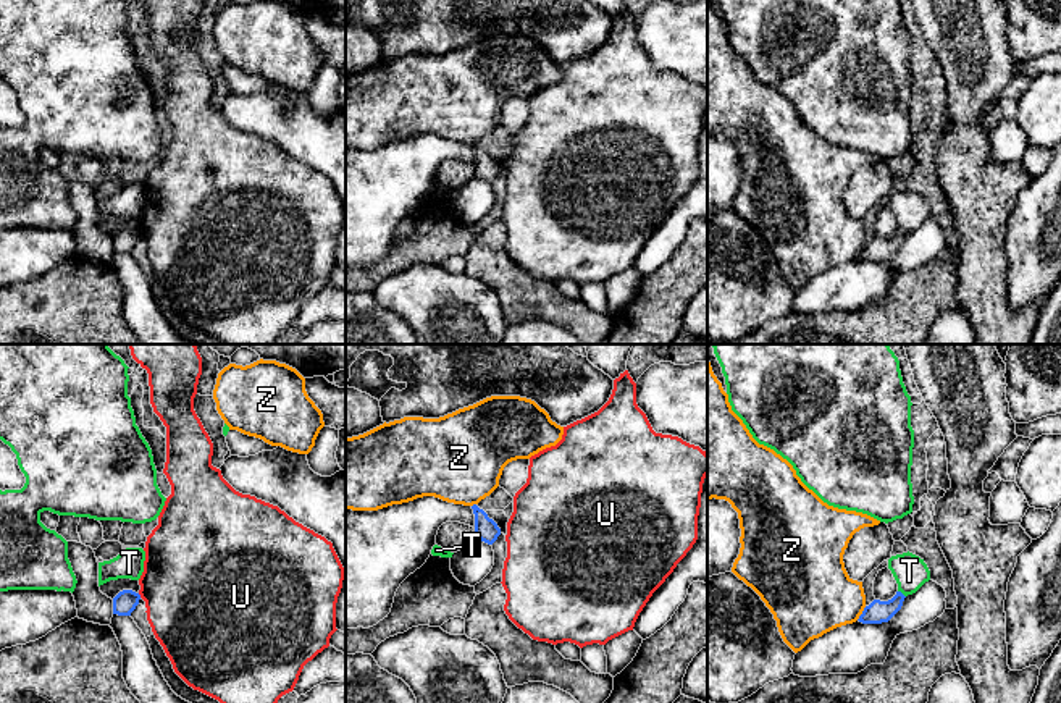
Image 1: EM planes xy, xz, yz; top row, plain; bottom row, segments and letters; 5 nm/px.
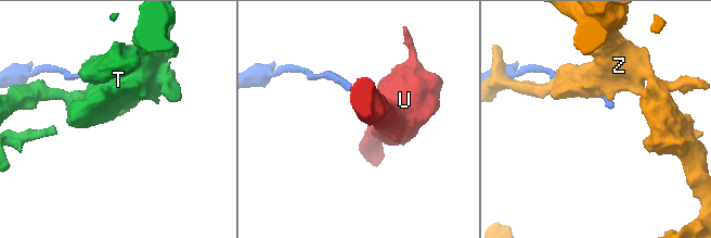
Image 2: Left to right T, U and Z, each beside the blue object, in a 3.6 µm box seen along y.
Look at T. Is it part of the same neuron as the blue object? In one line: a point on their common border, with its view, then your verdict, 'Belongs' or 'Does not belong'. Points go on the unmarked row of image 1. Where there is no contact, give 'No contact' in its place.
Touches blue at yz (901, 231). Does not belong

